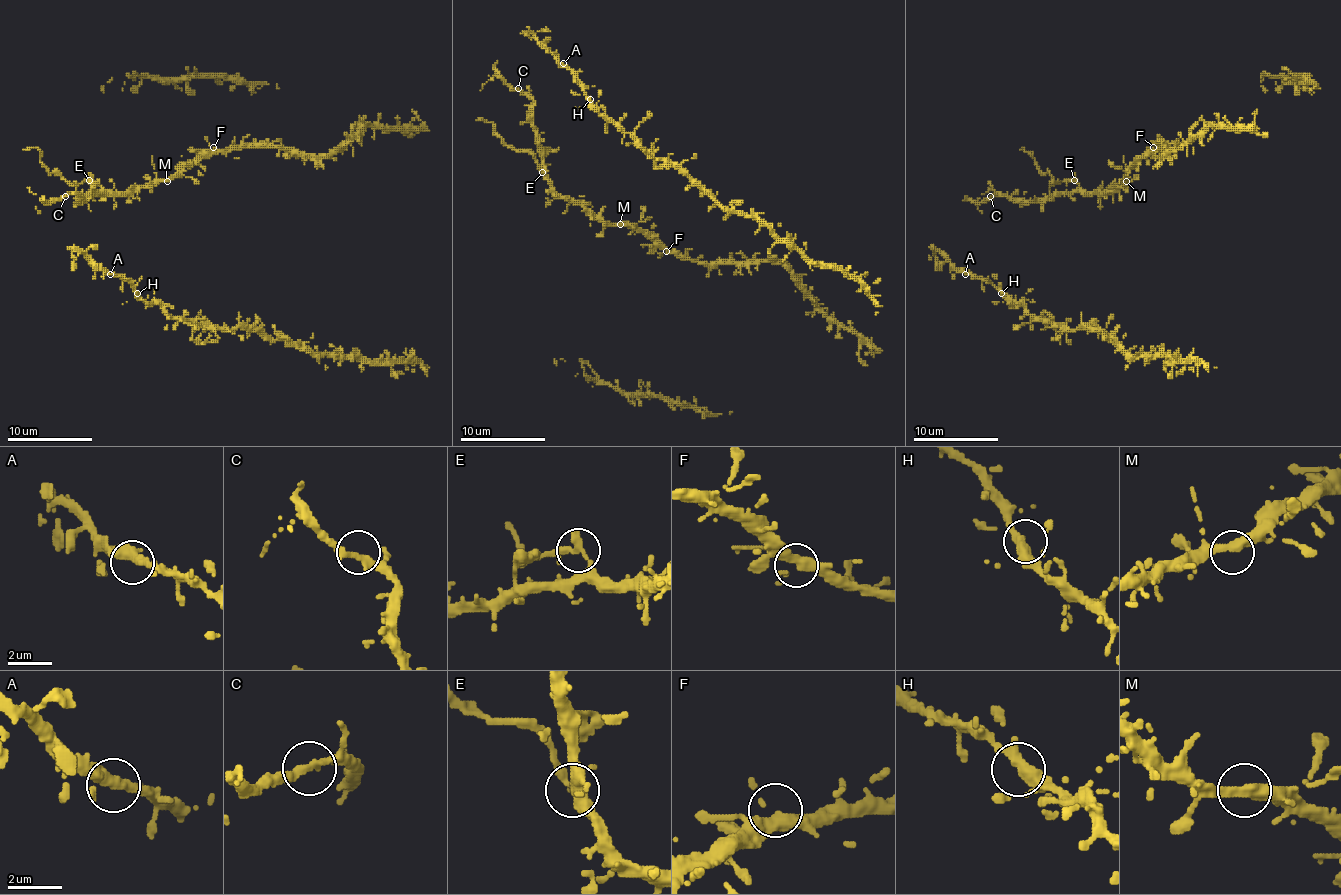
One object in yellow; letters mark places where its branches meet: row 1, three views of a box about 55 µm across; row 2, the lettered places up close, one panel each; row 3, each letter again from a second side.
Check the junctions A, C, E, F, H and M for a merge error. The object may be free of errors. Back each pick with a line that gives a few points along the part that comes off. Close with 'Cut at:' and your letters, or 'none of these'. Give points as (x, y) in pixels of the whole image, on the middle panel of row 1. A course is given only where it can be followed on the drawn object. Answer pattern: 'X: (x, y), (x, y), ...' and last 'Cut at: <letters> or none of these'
E: (542, 173), (533, 156), (520, 152), (493, 133), (491, 122), (476, 120)
Cut at: E

